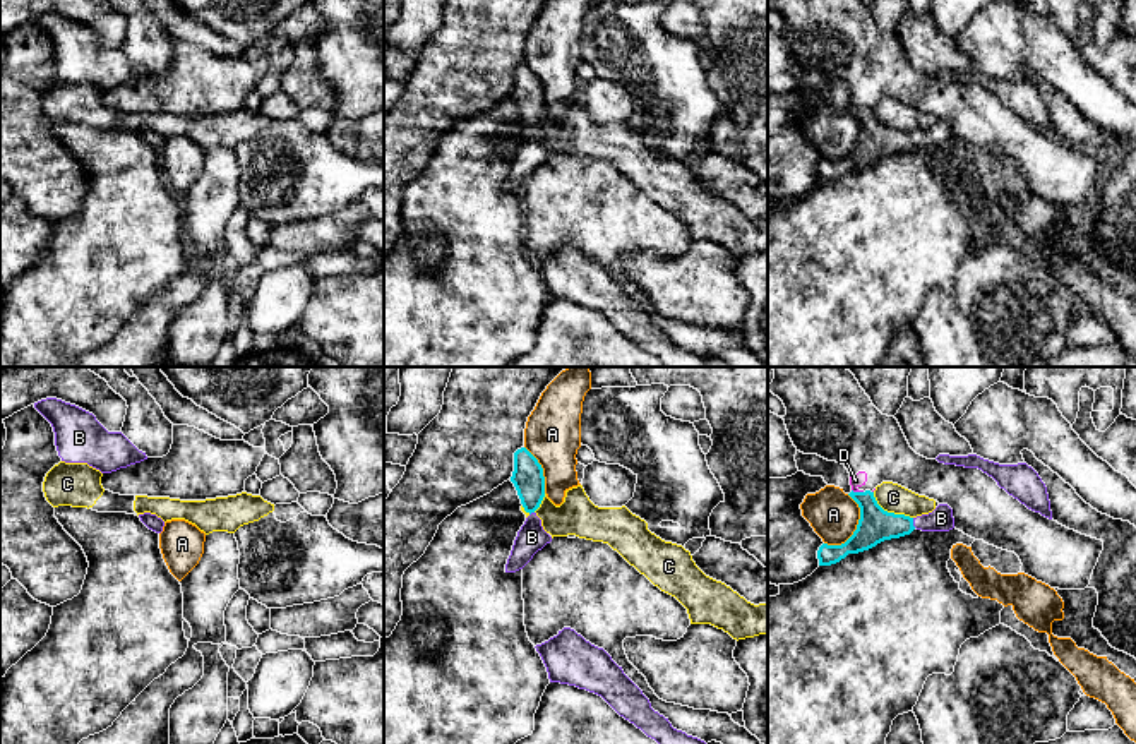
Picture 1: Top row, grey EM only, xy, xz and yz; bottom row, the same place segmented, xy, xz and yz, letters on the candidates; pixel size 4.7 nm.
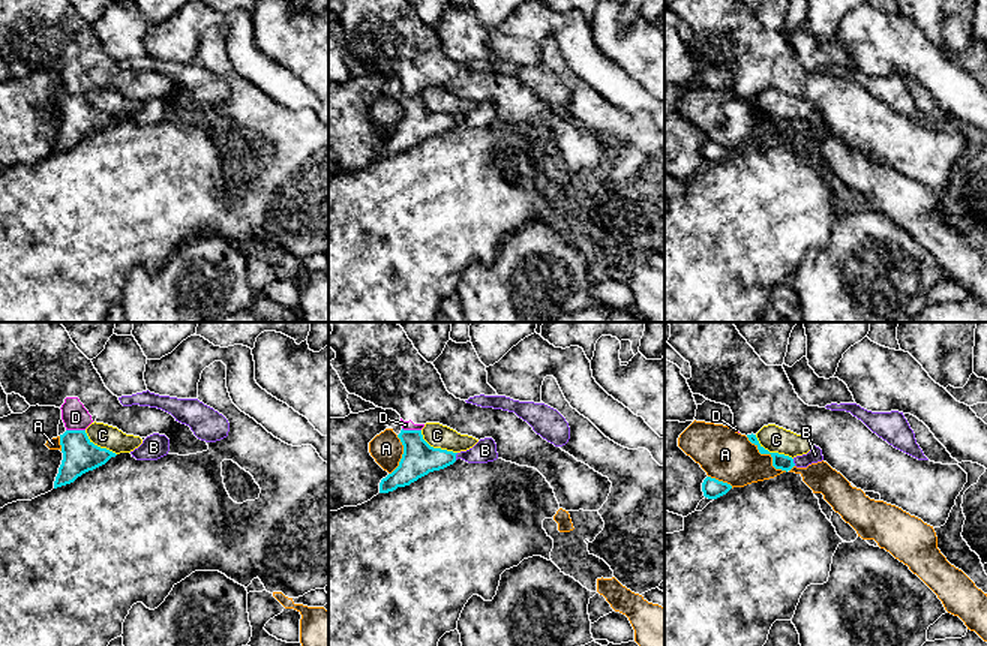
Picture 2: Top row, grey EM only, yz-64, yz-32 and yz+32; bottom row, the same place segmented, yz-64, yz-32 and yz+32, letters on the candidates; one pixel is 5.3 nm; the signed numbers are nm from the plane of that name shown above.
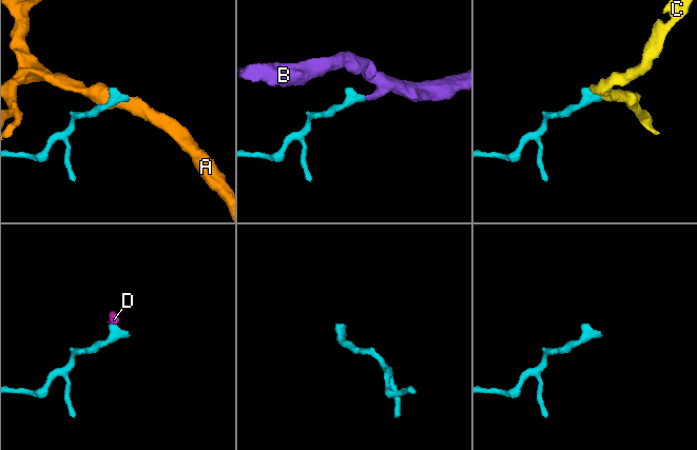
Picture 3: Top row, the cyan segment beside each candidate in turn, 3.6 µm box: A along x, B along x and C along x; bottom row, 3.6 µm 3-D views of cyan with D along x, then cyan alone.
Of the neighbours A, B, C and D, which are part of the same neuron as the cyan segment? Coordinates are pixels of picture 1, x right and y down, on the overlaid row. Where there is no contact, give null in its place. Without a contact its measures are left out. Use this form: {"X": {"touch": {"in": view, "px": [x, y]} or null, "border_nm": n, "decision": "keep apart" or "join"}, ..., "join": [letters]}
{"A": {"touch": {"in": "yz", "px": [857, 527]}, "border_nm": 260, "decision": "keep apart"}, "B": {"touch": {"in": "yz", "px": [912, 523]}, "border_nm": 50, "decision": "join"}, "C": {"touch": {"in": "yz", "px": [890, 513]}, "border_nm": 220, "decision": "keep apart"}, "D": {"touch": {"in": "yz", "px": [857, 492]}, "border_nm": 60, "decision": "keep apart"}, "join": ["B"]}

